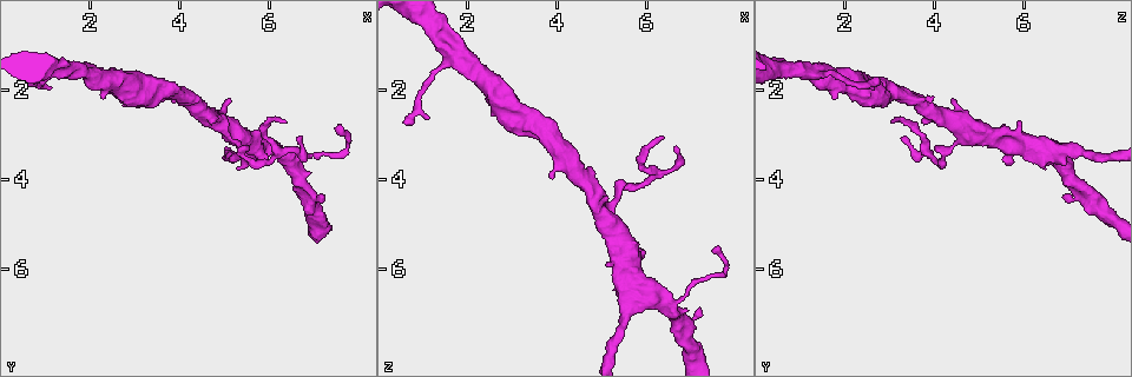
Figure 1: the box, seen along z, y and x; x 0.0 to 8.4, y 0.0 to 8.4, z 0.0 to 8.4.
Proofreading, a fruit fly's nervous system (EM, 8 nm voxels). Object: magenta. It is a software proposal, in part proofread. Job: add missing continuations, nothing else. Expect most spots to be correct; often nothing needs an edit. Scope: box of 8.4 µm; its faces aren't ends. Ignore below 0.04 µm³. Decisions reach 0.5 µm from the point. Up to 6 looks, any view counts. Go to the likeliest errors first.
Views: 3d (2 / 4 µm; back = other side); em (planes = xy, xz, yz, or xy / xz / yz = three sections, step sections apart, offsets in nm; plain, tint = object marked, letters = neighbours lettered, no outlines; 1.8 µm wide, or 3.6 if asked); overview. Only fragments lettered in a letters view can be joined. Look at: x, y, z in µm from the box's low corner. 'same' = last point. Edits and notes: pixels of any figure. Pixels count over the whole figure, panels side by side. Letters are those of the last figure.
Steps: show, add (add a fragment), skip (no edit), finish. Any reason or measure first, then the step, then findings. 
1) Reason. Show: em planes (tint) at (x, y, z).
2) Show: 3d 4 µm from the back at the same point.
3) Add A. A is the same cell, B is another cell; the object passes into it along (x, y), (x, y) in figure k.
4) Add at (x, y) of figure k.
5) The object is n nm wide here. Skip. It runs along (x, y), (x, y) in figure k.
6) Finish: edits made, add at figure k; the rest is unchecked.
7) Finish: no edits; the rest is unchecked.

An open end. Show: em planes (letters) at (3.90, 2.20, 4.00).

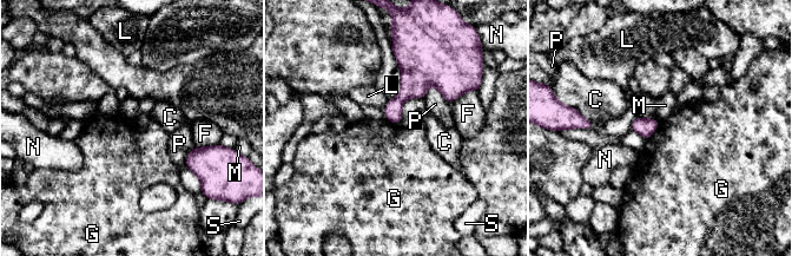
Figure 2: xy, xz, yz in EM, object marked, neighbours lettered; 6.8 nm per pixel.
The longest contact is with S, 200 nm. Skip. C, F, G, L, M, N, P and S are other cells; no lettered fragment goes on from it.

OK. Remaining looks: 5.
Branch stops here. Show: 3d 2 µm at (5.25, 2.80, 5.90).

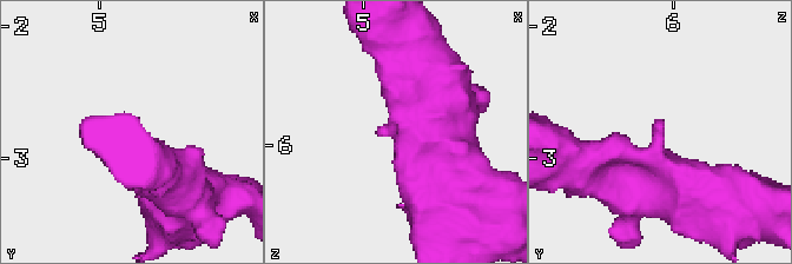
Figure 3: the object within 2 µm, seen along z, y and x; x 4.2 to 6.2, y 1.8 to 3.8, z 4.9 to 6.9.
Show: em yz step 8 (letters) at (5.26, 2.80, 5.86).

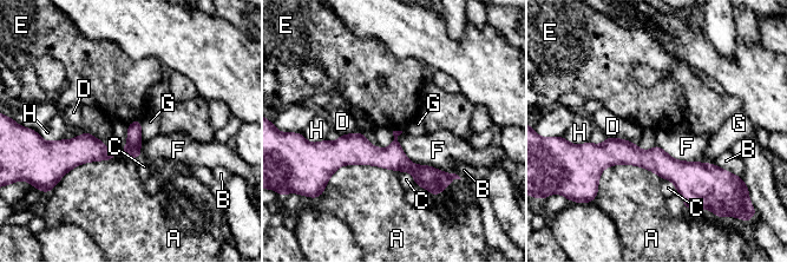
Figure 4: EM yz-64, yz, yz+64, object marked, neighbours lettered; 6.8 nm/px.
Show: em planes (letters) at the same point.

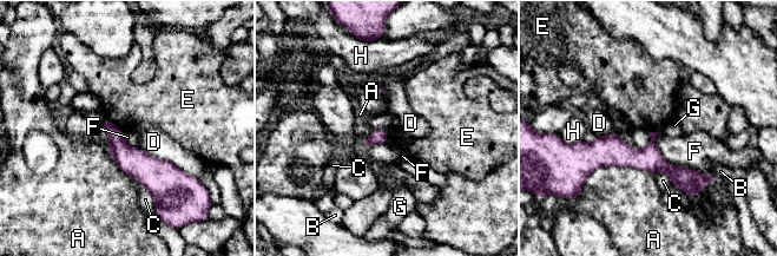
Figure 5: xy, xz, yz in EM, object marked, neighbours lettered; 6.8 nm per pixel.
The longest contact is with A, 500 nm. Skip. A, B, C, D, E, F, G and H are other cells; a border runs along (106, 117), (124, 133) in figure 5; no lettered fragment goes on from it.

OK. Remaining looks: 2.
An open end. Show: em planes (letters) at (7.20, 4.40, 6.85).

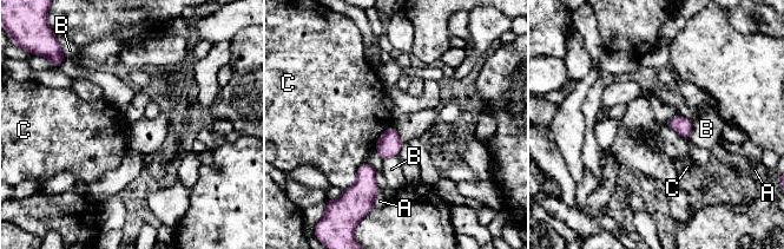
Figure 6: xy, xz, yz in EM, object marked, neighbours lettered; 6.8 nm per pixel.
Skip. A, B and C are other cells; a border runs along (364, 162), (346, 189) in figure 6; no lettered fragment goes on from it.

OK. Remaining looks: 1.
Finish: no edits; the rest is unchecked.

